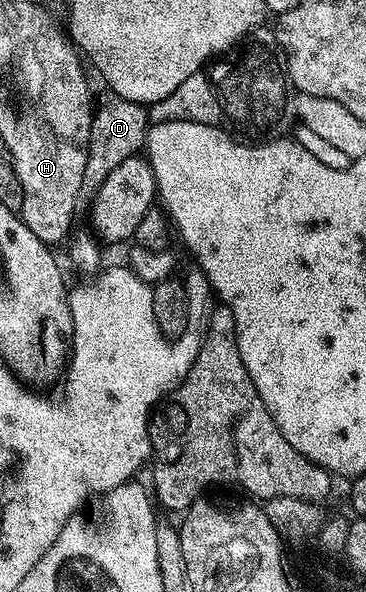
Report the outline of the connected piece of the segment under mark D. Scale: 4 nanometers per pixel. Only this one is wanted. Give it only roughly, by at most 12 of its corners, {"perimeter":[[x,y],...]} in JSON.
{"perimeter":[[109,97],[95,107],[77,211],[145,149],[148,111]]}

